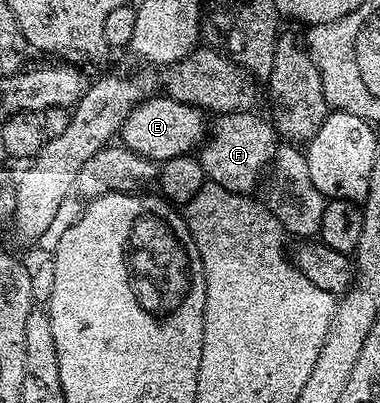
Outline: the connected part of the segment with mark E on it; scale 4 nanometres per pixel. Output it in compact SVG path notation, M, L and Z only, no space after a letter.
M170 96L162 97L144 97L139 105L132 108L121 127L122 145L159 164L182 154L191 154L205 138L204 111Z

